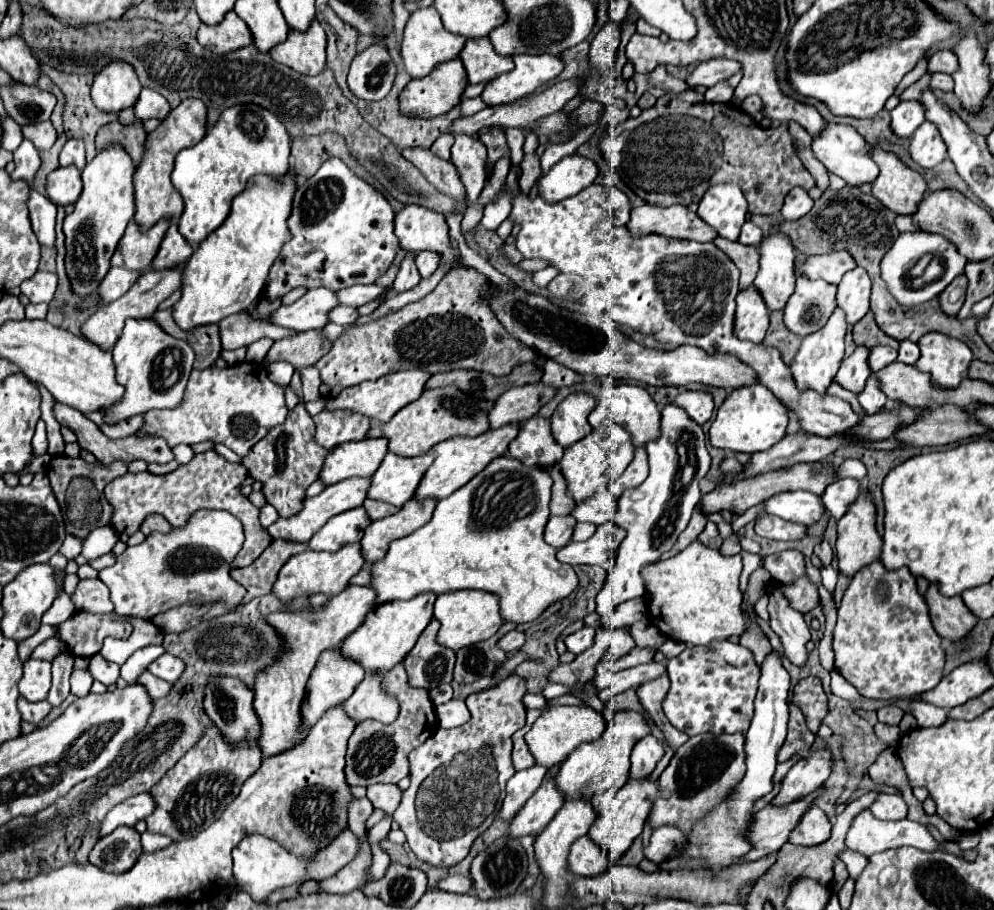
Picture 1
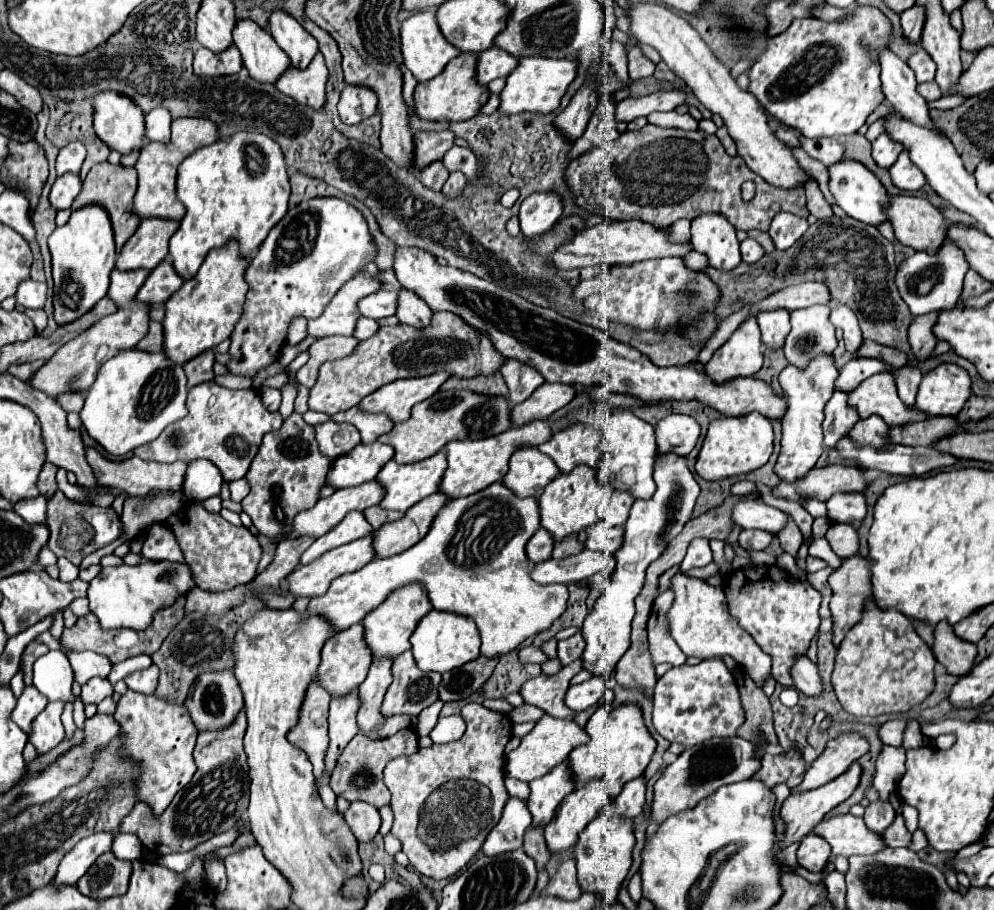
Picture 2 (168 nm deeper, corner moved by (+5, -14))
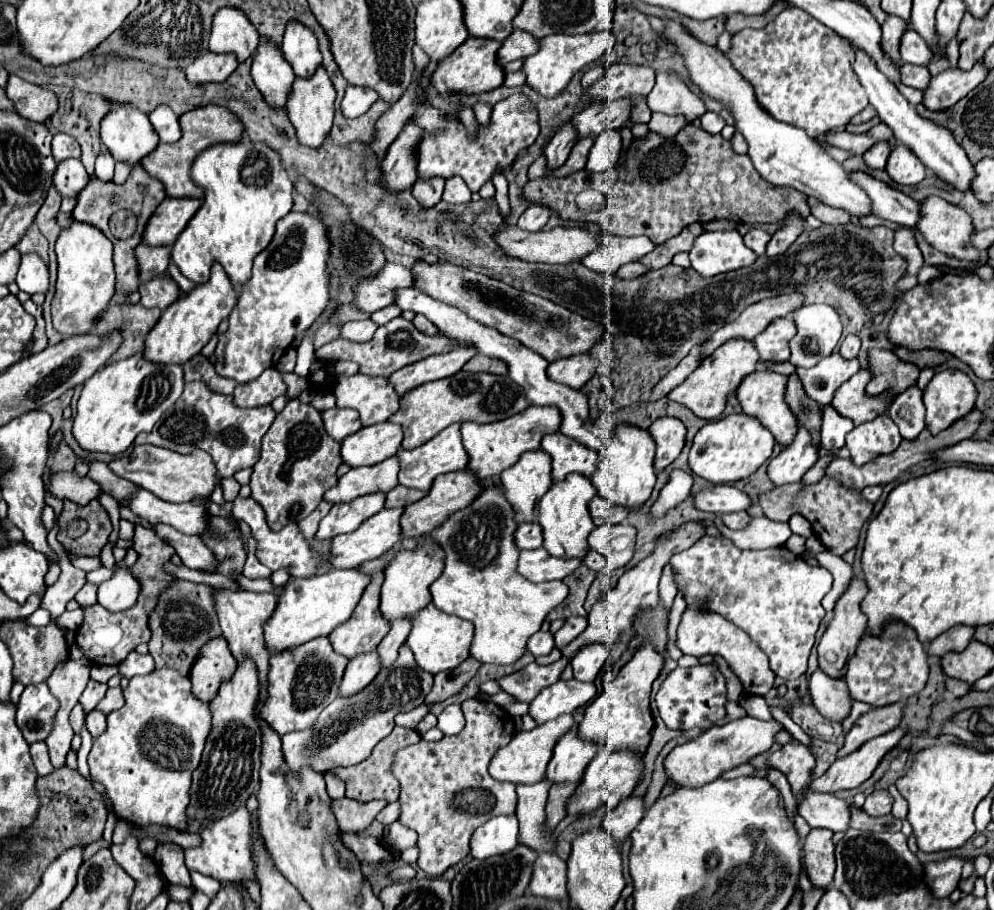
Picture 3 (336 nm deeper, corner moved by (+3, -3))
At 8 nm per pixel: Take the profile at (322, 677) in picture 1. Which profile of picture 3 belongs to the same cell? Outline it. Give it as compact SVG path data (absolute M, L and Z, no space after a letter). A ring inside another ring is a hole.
M376 558L376 560L368 560L366 564L360 564L360 568L364 572L370 572L370 584L366 586L366 592L362 594L362 600L358 602L358 606L354 608L350 620L346 620L346 624L340 624L338 628L334 628L334 632L330 632L330 642L334 646L334 650L346 658L354 658L356 654L362 652L372 652L376 650L376 646L382 642L382 638L388 634L390 624L386 624L386 620L382 620L382 612L378 612L378 588L382 586L382 576L384 576L384 566L386 560Z

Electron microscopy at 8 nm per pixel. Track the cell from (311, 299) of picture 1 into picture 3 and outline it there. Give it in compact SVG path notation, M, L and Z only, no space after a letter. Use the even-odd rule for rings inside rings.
M388 262L378 276L374 276L372 280L362 280L358 284L358 288L354 290L356 292L354 306L358 306L364 312L382 310L394 302L396 290L412 286L414 286L412 270Z

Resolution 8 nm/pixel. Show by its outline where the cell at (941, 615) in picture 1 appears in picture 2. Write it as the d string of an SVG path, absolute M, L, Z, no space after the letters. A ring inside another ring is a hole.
M940 621L934 627L934 645L932 653L936 655L938 663L946 667L952 675L966 675L972 669L972 661L976 657L976 645L966 643L954 633L954 627Z

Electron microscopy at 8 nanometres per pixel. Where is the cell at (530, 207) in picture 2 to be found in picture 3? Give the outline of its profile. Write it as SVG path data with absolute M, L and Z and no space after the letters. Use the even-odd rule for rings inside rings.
M534 204L526 208L526 212L518 218L518 228L528 230L528 232L540 232L544 224L548 222L548 218L550 218L550 210L540 204Z

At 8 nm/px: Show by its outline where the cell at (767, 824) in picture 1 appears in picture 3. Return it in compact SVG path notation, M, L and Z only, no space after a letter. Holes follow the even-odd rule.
M904 726L894 728L888 734L876 736L868 742L864 742L856 752L838 758L824 776L816 778L812 782L812 790L816 792L836 792L836 790L846 790L846 788L858 788L862 782L866 782L880 760L900 744L902 736L906 734Z

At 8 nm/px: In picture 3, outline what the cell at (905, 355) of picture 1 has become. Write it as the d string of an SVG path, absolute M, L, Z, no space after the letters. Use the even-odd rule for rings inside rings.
M912 386L912 388L908 388L906 392L902 392L900 396L896 396L894 402L890 404L888 416L890 416L890 418L896 422L896 426L900 428L902 438L906 438L906 440L916 440L918 434L926 428L922 392L918 390L918 386Z

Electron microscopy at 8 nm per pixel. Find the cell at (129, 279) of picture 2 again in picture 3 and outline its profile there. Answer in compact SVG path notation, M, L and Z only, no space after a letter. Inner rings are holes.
M140 244L136 248L136 258L140 264L140 280L148 282L156 276L166 274L168 262L170 262L170 246L146 246Z

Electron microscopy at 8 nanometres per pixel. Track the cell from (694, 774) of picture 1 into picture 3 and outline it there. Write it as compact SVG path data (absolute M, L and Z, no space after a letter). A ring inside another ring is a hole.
M744 716L740 720L734 722L726 722L724 726L712 726L710 730L706 730L704 734L700 734L696 740L690 740L682 746L676 746L664 766L666 766L666 774L670 776L672 782L680 784L680 786L704 786L706 782L716 780L722 772L748 762L750 758L754 758L756 754L762 754L766 750L770 750L770 746L774 744L774 736L782 730L784 726L778 720L758 720L752 716Z

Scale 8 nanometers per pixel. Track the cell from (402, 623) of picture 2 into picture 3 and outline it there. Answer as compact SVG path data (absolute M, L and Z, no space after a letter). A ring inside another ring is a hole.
M404 538L400 542L400 550L390 560L386 568L386 580L382 584L382 596L380 596L380 610L386 620L396 618L412 618L418 610L422 610L432 598L430 598L430 584L438 580L444 568L444 552L434 544L432 540L416 540L416 538Z

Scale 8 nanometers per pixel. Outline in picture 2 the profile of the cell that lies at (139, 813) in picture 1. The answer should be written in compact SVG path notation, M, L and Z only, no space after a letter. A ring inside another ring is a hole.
M100 831L96 835L84 837L70 853L64 855L64 859L58 867L58 873L54 877L54 883L56 885L62 885L62 883L74 885L74 883L78 883L78 879L88 871L88 867L102 853L112 849L112 841L114 841L116 833L118 831Z

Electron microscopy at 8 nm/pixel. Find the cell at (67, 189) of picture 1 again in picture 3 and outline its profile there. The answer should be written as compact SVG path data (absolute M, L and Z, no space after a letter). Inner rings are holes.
M68 158L58 164L54 172L54 186L60 192L60 196L78 196L82 188L88 184L90 176L84 170L80 160Z

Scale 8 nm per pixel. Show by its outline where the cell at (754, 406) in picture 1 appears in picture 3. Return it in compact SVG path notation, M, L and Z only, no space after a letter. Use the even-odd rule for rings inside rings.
M730 414L722 420L704 424L690 448L688 466L696 476L712 484L728 484L752 476L770 458L772 448L774 436L758 420L748 414Z

